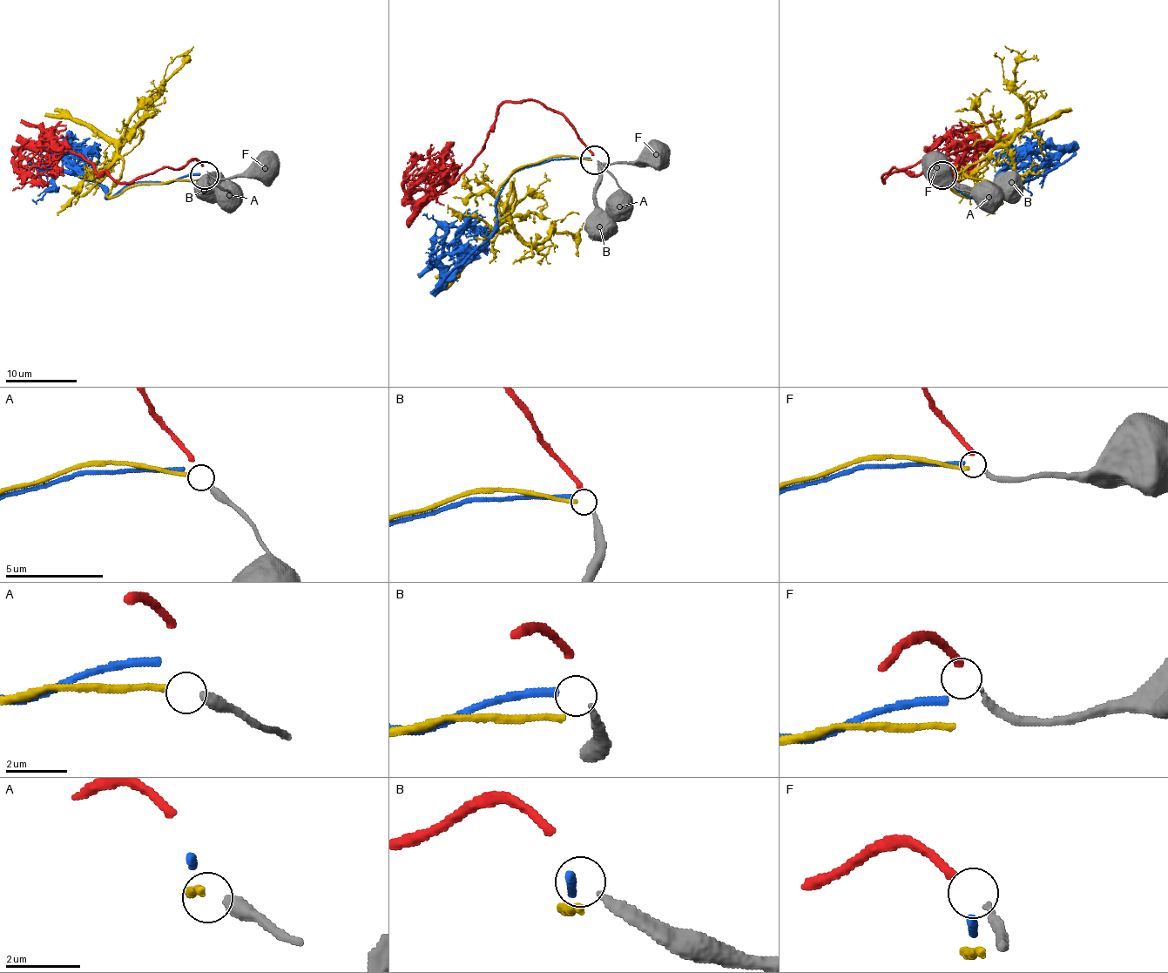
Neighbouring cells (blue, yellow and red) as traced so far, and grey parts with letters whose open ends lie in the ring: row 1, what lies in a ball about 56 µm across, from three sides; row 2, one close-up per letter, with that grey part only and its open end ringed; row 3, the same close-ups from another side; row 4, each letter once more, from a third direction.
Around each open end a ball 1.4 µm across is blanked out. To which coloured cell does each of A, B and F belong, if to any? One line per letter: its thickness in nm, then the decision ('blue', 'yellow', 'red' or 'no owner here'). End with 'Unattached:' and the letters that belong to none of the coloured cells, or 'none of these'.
A: 380 nm thick; yellow
B: 240 nm thick; blue
F: 190 nm thick; red
Unattached: none of these

